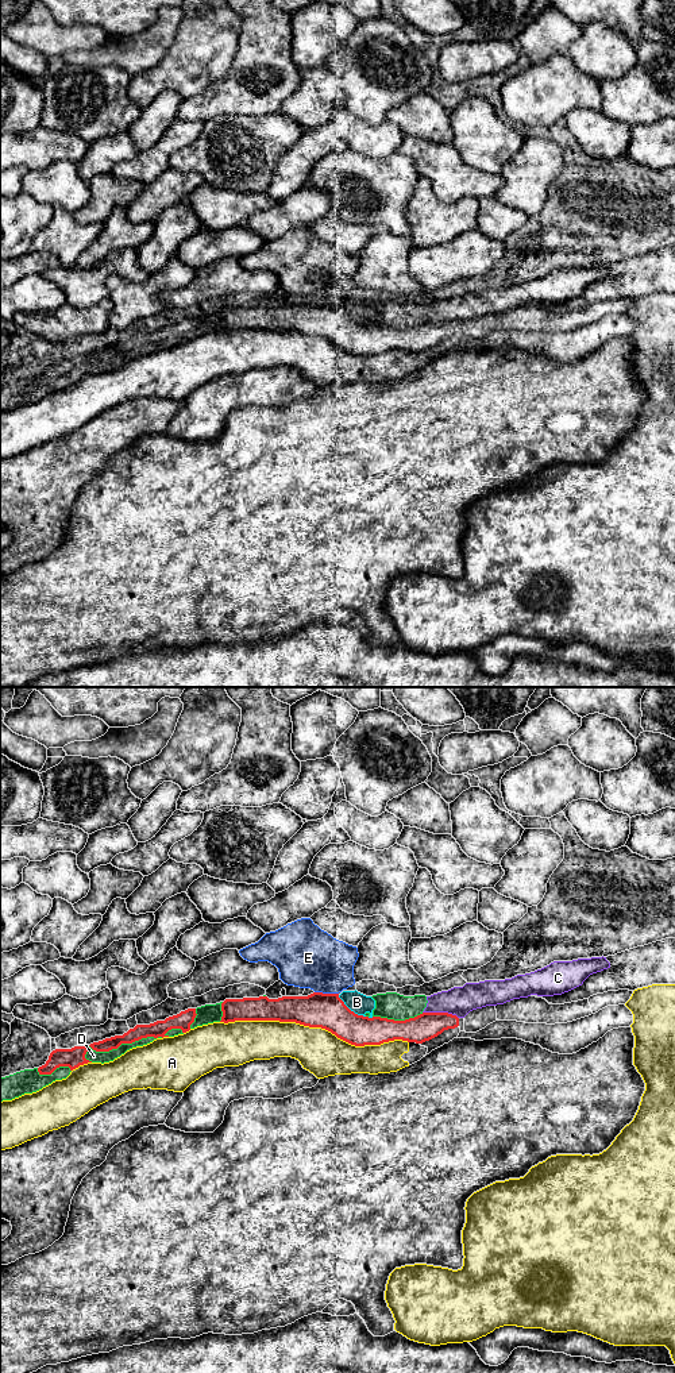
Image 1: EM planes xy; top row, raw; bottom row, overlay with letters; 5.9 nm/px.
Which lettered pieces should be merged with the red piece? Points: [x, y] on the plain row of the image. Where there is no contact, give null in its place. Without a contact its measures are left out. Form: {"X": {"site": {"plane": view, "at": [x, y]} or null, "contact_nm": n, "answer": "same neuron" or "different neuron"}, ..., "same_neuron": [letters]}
{"A": {"site": {"plane": "xy", "at": [315, 335]}, "contact_nm": 1150, "answer": "different neuron"}, "B": {"site": {"plane": "xy", "at": [350, 319]}, "contact_nm": 220, "answer": "different neuron"}, "C": {"site": {"plane": "xy", "at": [440, 321]}, "contact_nm": 220, "answer": "different neuron"}, "D": {"site": {"plane": "xy", "at": [120, 353]}, "contact_nm": 480, "answer": "different neuron"}, "E": {"site": {"plane": "xy", "at": [327, 303]}, "contact_nm": 140, "answer": "different neuron"}, "same_neuron": []}

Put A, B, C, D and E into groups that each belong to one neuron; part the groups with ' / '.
A / B / C D / E

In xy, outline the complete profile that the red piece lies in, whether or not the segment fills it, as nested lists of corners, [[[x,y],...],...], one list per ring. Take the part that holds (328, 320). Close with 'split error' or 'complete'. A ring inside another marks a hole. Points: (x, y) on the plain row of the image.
[[[313,301],[308,305],[267,305],[225,308],[220,331],[279,329],[321,336],[355,354],[381,354],[402,348],[423,352],[444,339],[459,335],[459,327],[448,321],[423,321],[405,329],[363,325],[351,320],[339,302]]]; complete

